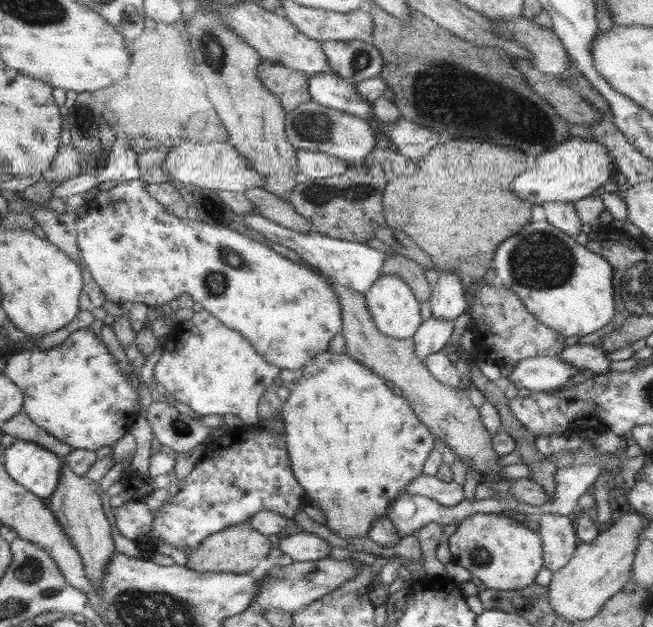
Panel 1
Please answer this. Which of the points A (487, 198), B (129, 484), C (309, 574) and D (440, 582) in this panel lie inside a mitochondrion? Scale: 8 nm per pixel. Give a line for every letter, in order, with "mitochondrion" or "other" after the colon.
A: other
B: other
C: mitochondrion
D: other

